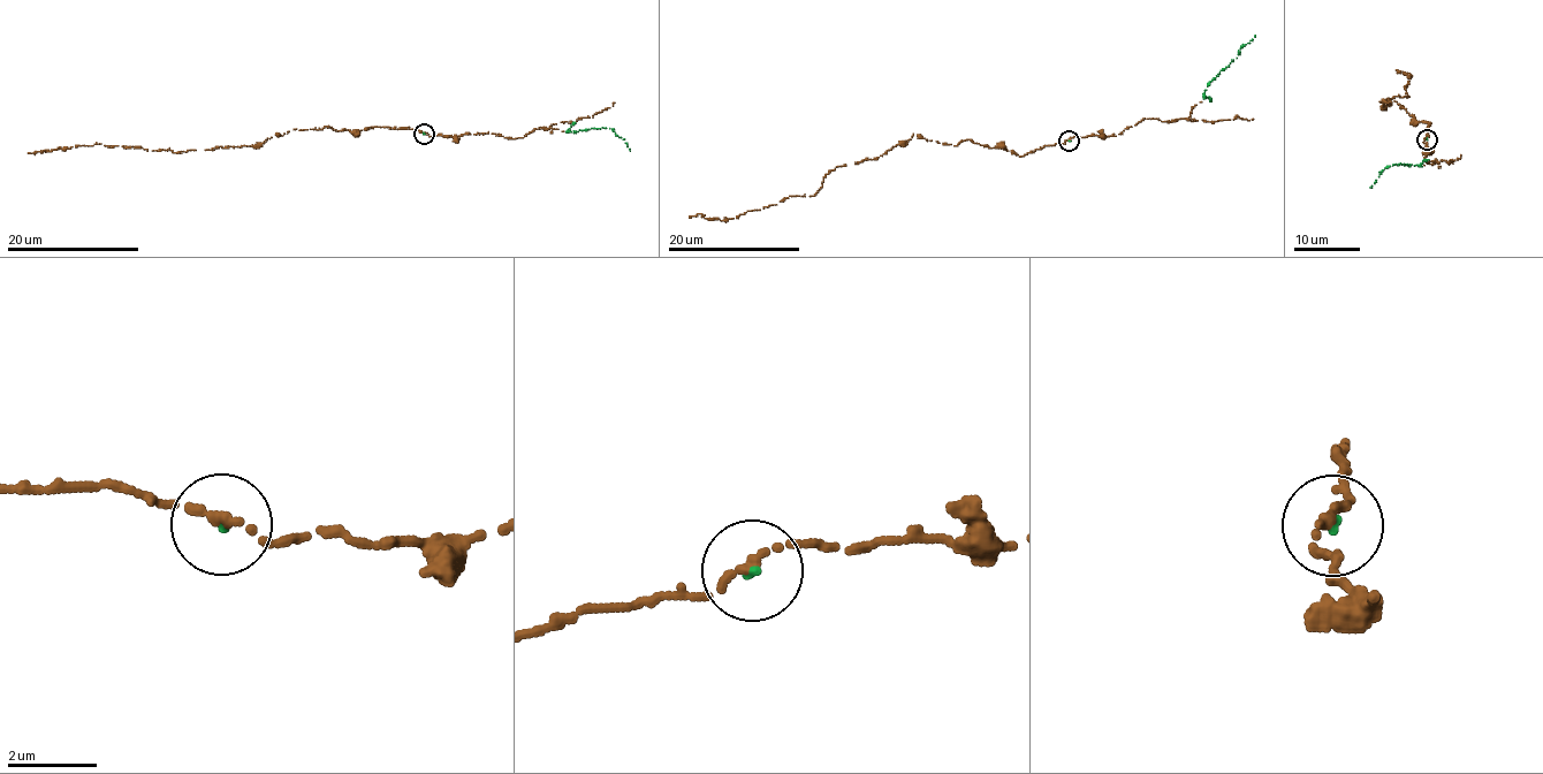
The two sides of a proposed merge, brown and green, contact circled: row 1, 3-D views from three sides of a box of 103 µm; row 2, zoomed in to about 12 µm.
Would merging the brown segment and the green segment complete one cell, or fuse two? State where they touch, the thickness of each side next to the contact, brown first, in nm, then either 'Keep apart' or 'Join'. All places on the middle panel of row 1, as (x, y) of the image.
Place: (1069, 141). Thickness 200 nm (brown) against 130 nm. Join

